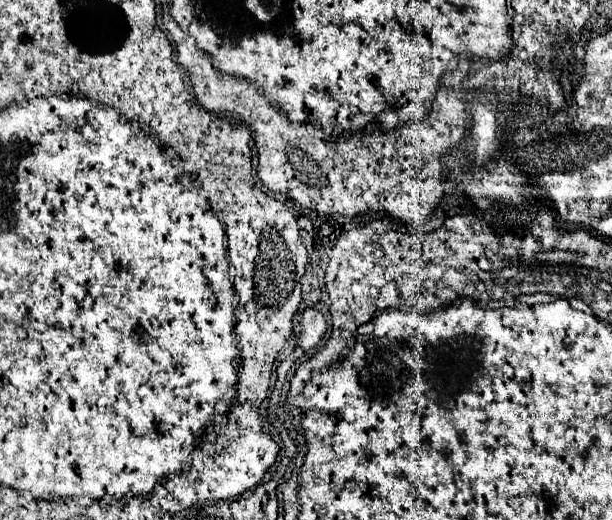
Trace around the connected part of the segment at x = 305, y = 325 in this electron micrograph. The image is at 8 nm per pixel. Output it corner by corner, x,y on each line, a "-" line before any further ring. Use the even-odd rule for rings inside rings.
306,309
304,313
300,313
298,347
302,347
304,351
314,349
324,333
326,333
326,321
318,309

